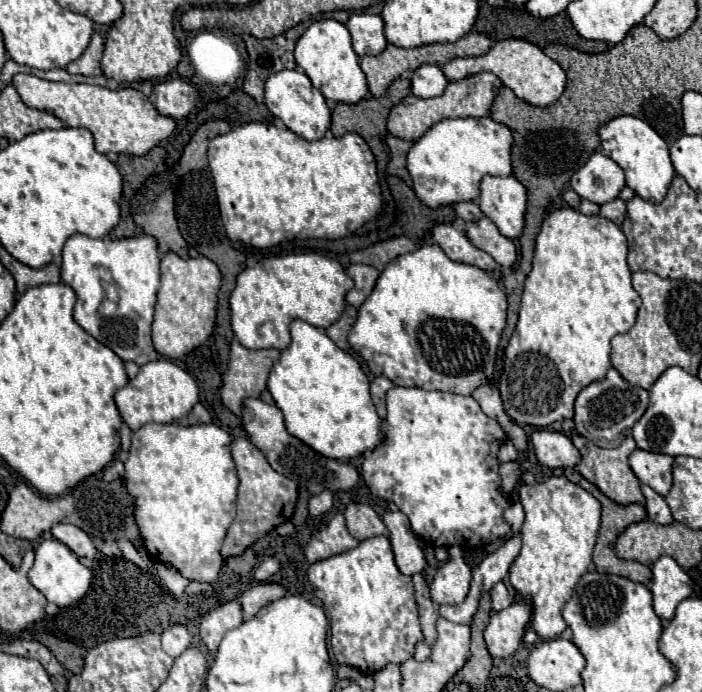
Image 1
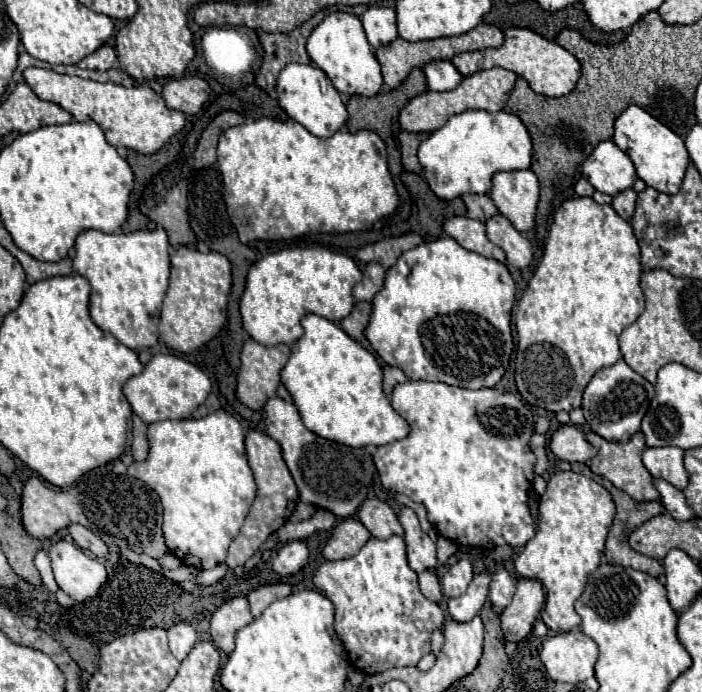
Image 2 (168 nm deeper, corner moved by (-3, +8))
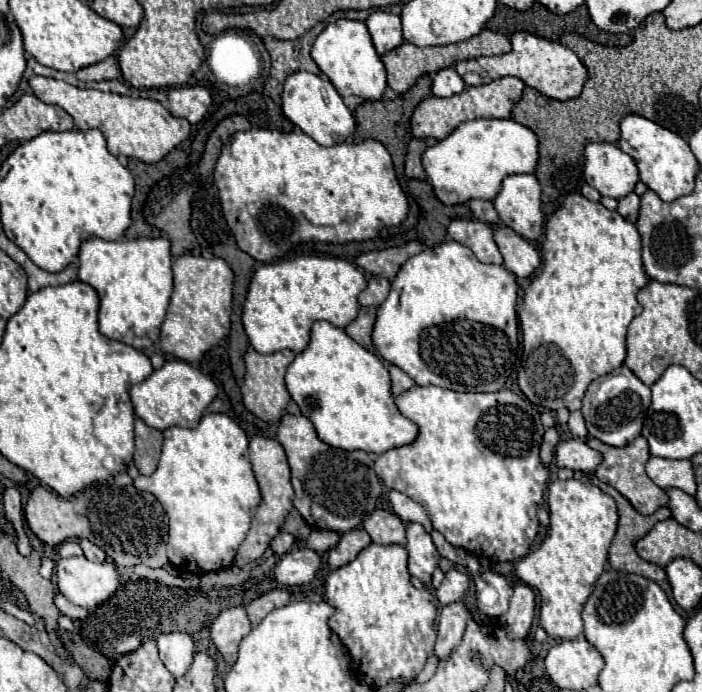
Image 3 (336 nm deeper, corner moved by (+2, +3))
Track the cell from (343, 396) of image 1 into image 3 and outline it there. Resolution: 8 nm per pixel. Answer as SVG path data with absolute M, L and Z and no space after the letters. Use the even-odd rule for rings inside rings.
M316 321L312 325L308 347L296 355L286 371L286 389L300 407L302 415L314 423L320 441L328 443L330 447L346 451L362 449L366 453L384 453L388 449L412 443L418 435L418 425L406 419L394 405L394 397L390 393L390 375L382 361L374 353L362 349L356 341L352 341L344 333L344 329L338 329L328 321Z

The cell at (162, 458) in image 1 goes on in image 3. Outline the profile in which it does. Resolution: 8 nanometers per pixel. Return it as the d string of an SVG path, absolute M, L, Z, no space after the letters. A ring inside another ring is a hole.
M210 413L196 429L166 429L156 471L150 477L138 475L134 479L134 487L150 491L168 515L166 547L174 567L210 573L232 565L236 549L250 529L252 511L260 503L246 449L248 437L242 427L224 413Z

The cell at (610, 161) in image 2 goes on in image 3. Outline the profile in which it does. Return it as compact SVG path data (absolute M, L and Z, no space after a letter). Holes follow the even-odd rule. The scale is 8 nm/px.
M588 143L584 151L584 179L602 197L624 197L638 183L638 169L630 155L614 143Z

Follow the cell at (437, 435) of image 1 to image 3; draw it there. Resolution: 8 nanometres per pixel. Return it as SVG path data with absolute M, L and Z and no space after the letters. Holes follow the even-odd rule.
M414 385L396 397L396 407L420 427L420 433L416 441L378 455L374 471L380 481L426 507L432 527L454 547L494 561L524 557L540 527L536 505L542 503L548 481L548 471L538 457L544 427L536 405L508 389L496 393L456 393L436 385Z

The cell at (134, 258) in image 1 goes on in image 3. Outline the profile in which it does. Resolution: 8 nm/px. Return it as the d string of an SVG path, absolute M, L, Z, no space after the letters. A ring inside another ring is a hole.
M166 237L158 239L130 239L130 241L104 241L90 239L80 245L78 253L80 269L78 279L92 285L100 299L98 309L98 331L108 339L132 345L136 349L148 349L160 335L160 325L164 321L170 295L172 295L172 255L170 241Z

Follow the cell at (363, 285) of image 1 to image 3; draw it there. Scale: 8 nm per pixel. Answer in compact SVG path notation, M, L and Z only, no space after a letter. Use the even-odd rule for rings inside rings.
M374 275L368 279L366 289L358 295L358 303L366 307L378 307L388 297L388 291L390 291L390 281L386 277Z

